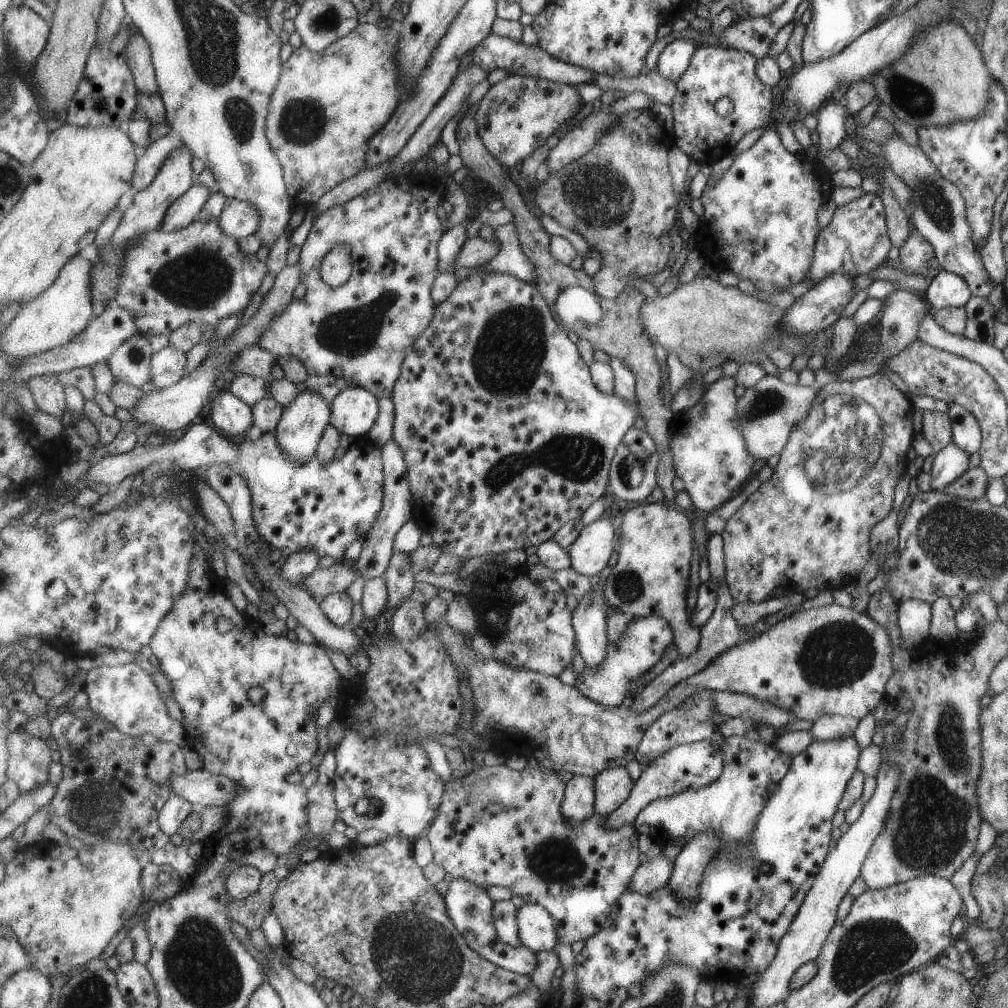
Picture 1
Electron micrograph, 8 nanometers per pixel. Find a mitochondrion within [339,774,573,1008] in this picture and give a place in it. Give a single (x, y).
(424, 963)

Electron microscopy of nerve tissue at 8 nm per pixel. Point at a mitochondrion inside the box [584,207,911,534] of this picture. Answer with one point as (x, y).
(836, 456)

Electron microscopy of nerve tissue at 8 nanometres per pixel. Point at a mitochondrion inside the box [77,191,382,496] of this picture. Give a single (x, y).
(197, 280)

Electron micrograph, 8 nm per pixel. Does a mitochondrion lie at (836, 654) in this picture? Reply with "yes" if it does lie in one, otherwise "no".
yes

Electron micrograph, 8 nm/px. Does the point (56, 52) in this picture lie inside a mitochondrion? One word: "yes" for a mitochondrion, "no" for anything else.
no

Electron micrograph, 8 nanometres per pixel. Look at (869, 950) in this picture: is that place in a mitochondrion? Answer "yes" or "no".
yes

